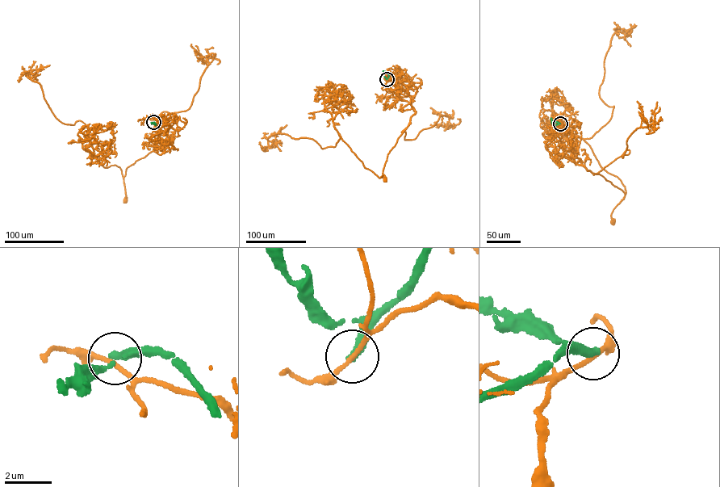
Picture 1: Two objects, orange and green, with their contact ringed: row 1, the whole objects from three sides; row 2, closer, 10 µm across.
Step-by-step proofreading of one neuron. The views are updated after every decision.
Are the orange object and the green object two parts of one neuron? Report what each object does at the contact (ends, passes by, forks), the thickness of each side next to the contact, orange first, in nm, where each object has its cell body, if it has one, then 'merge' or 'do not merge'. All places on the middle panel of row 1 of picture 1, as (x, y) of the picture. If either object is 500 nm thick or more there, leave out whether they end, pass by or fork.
orange passes by; green ends there; 170 nm thick on the orange side, 380 nm on the other; cell body of orange at (384, 179); no cell body on green; do not merge

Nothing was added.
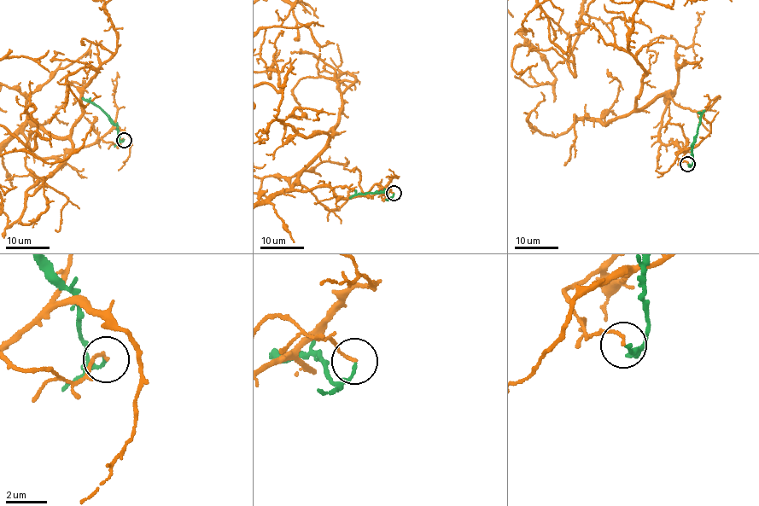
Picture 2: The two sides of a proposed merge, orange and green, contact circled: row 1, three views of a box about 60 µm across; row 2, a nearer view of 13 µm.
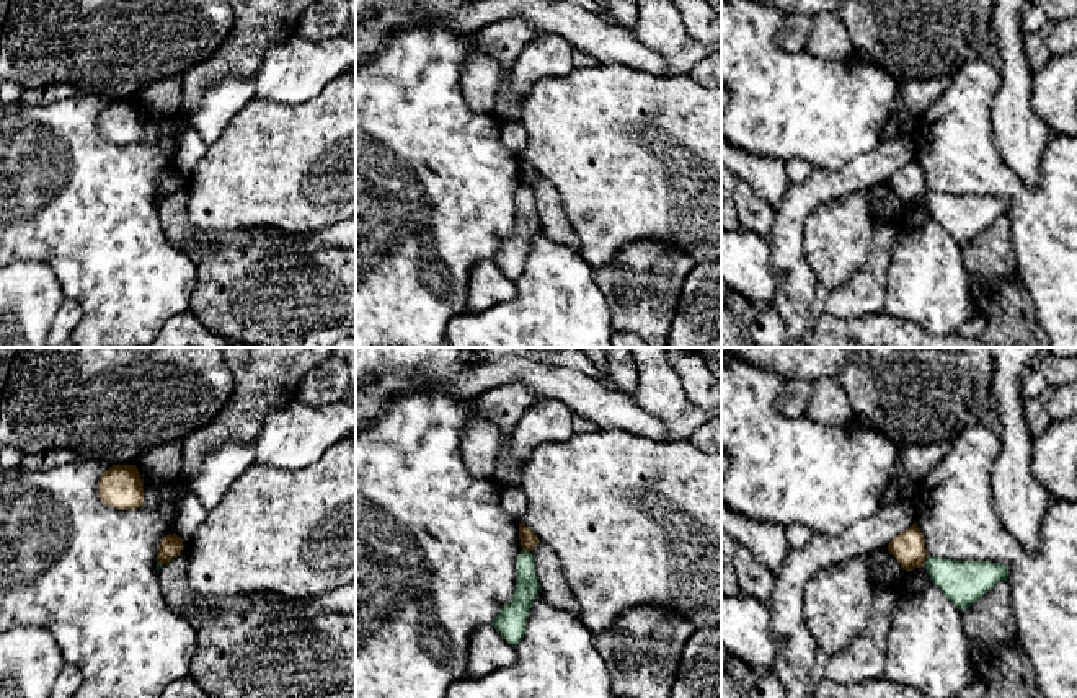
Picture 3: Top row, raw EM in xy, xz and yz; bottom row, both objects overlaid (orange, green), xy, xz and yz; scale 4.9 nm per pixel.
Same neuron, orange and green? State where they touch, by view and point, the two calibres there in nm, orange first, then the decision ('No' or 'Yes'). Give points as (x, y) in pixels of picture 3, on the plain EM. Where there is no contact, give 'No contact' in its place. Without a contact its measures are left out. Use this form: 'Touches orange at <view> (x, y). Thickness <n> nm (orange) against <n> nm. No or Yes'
Touches orange at yz (924, 196). Thickness 160 nm (orange) against 220 nm. No

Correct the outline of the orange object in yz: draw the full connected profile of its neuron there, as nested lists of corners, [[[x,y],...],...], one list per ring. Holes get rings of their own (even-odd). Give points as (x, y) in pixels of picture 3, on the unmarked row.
[[[917,158],[901,166],[888,181],[889,189],[893,189],[906,205],[924,201],[929,192],[924,170]]]

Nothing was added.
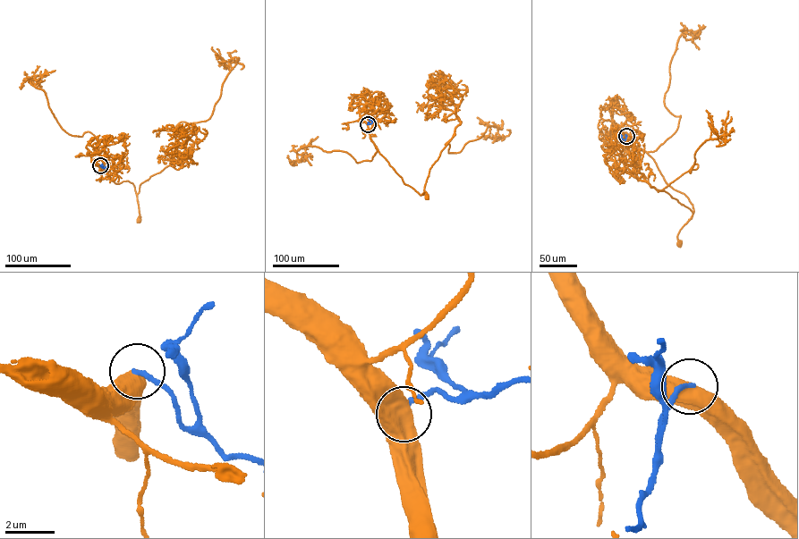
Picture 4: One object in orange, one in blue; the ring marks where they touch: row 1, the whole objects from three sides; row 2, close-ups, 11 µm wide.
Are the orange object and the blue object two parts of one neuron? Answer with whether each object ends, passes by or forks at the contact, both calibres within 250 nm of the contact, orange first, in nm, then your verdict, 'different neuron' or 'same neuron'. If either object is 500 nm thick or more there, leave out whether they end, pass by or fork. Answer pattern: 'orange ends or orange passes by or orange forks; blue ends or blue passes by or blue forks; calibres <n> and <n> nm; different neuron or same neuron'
calibres 800 and 190 nm; different neuron

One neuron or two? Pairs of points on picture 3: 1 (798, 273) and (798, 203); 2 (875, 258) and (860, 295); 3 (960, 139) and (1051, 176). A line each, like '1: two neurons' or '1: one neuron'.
1: one neuron
2: one neuron
3: one neuron

